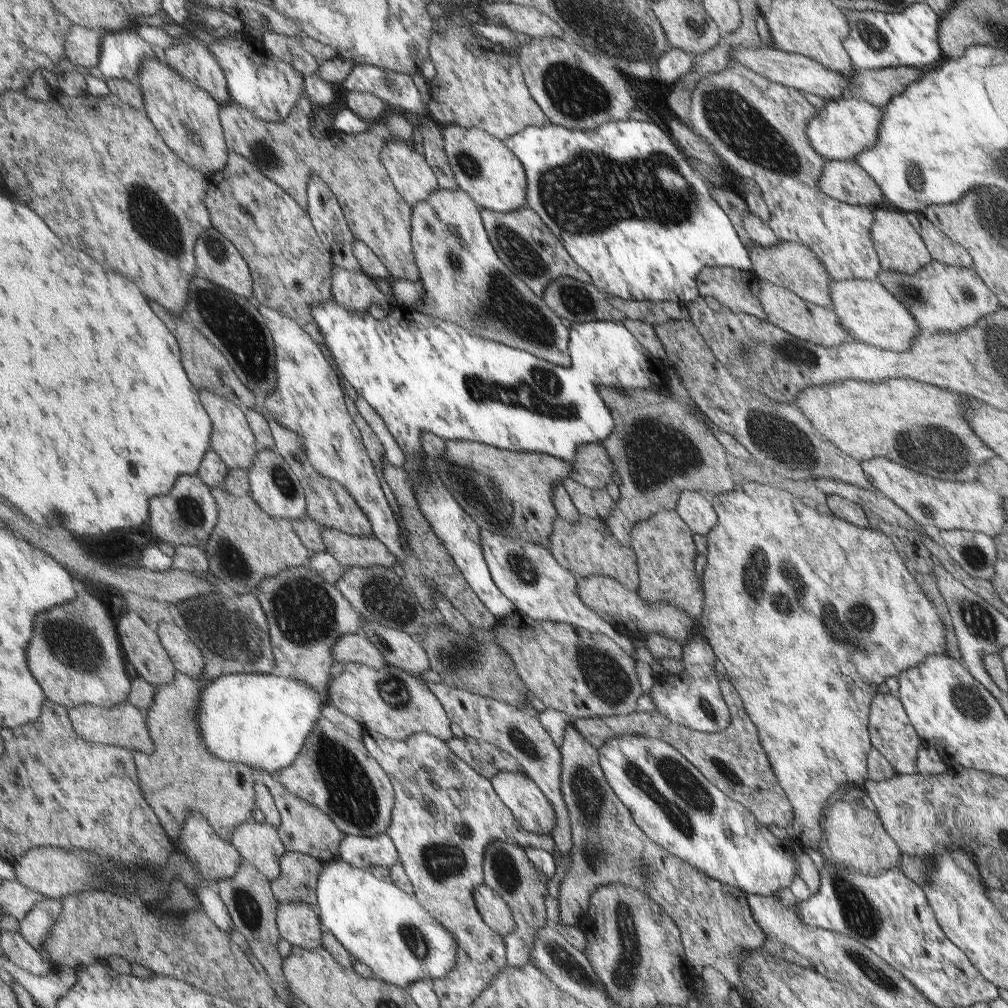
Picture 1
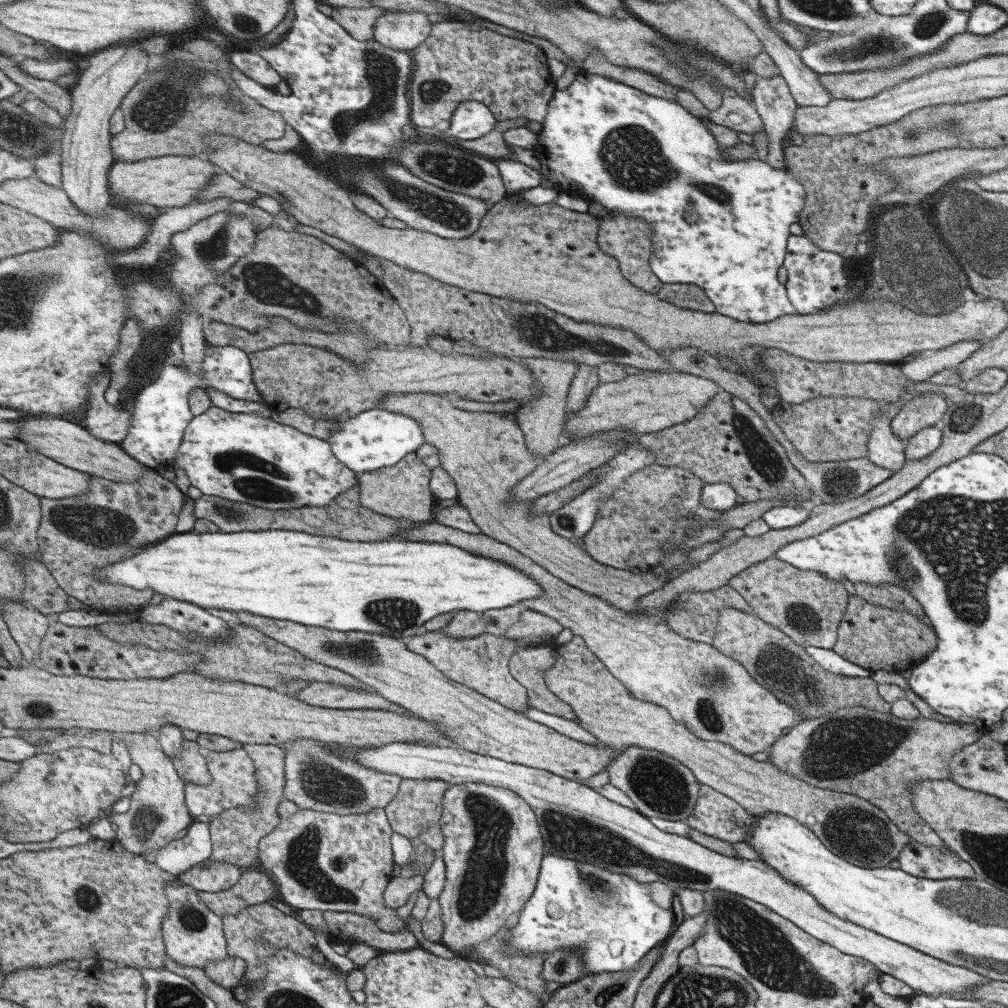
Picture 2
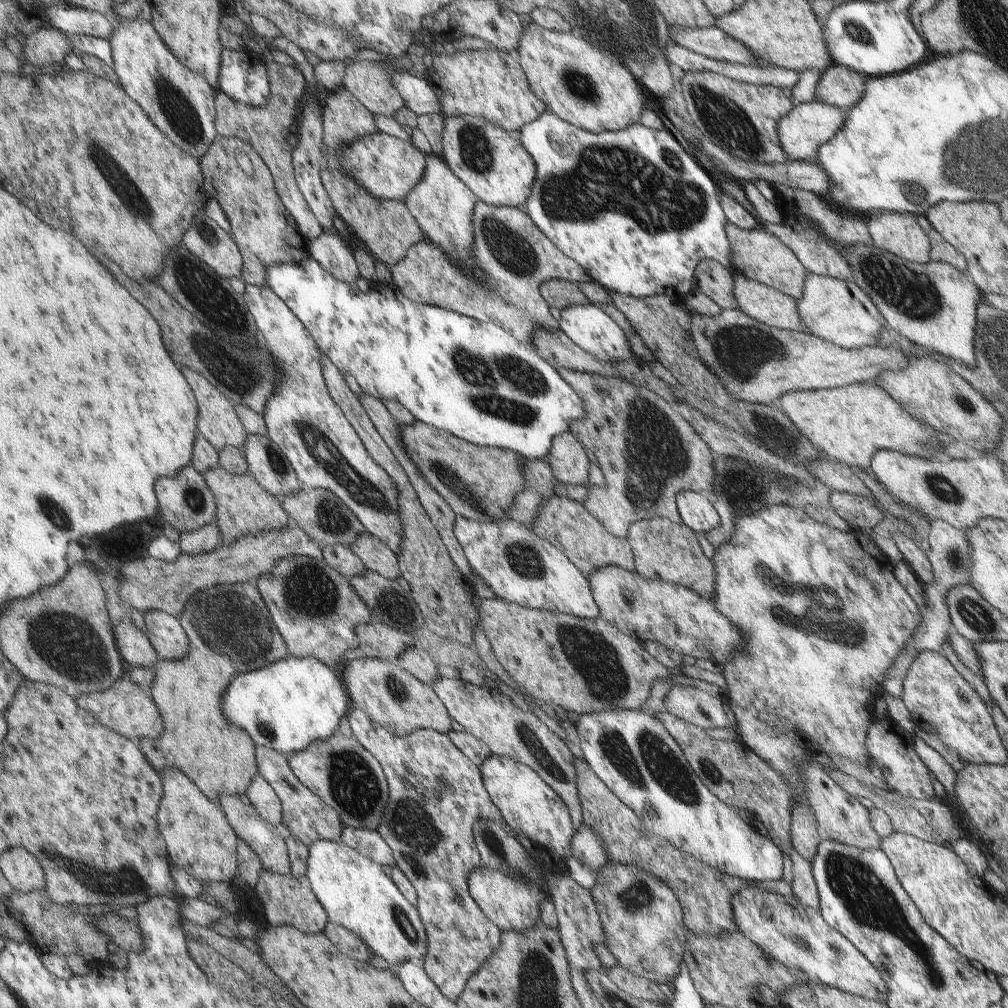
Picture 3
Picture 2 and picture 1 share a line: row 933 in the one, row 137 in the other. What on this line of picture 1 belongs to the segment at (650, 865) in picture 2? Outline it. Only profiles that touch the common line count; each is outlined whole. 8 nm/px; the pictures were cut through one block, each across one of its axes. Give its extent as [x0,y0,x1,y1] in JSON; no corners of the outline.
[805,98,883,162]

